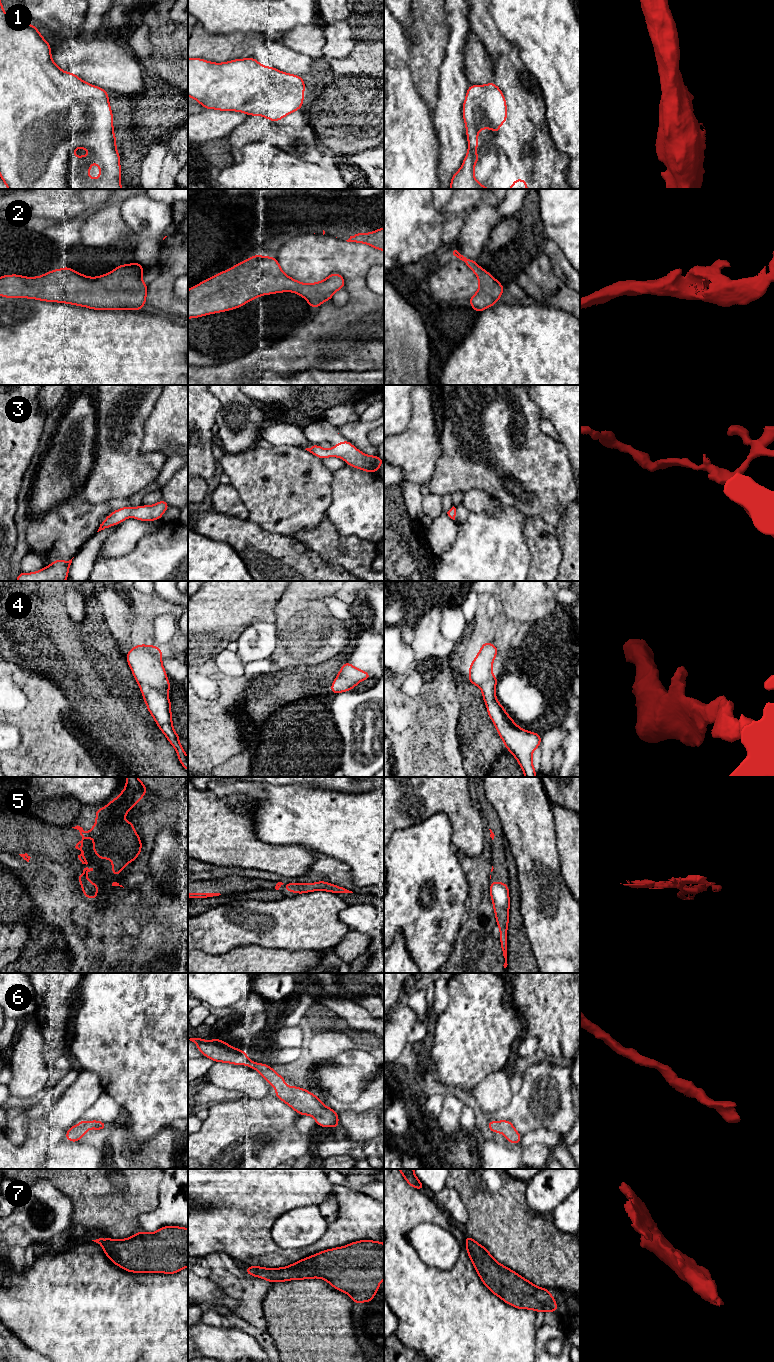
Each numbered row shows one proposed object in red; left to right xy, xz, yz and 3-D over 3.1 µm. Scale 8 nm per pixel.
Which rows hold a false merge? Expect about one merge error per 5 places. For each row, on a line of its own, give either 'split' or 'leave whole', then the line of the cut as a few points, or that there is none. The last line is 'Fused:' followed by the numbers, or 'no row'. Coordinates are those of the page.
1: leave whole; no cut
2: leave whole; no cut
3: leave whole; no cut
4: leave whole; no cut
5: leave whole; no cut
6: leave whole; no cut
7: leave whole; no cut
Fused: no row

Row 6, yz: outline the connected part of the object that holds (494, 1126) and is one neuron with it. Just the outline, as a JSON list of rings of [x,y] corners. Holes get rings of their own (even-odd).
[[[490,1120],[487,1125],[488,1129],[494,1133],[502,1132],[509,1143],[520,1143],[522,1136],[517,1132],[511,1121],[500,1120],[499,1122]]]

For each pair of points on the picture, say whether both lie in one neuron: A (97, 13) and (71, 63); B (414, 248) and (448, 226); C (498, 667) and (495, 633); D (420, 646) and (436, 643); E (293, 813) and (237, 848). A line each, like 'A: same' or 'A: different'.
A: different
B: different
C: same
D: same
E: different

